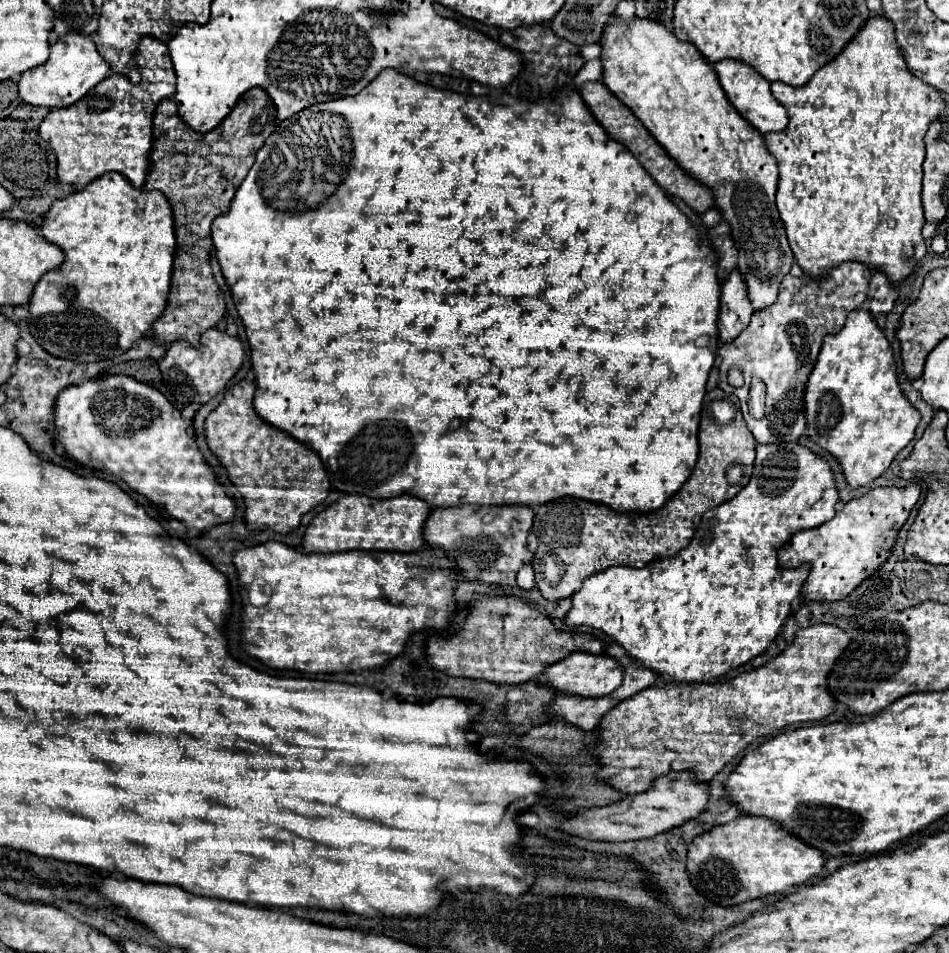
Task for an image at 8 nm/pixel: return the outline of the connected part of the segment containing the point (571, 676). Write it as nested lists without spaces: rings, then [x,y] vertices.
[[[575,651],[571,655],[567,655],[563,661],[553,663],[547,671],[547,685],[551,685],[553,689],[561,691],[561,693],[569,693],[569,695],[609,695],[613,689],[617,689],[621,685],[623,679],[623,669],[619,667],[615,657],[609,655],[589,655],[583,651]]]

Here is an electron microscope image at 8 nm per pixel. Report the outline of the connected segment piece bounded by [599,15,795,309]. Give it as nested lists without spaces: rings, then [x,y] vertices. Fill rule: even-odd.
[[[611,15],[605,23],[605,31],[599,39],[601,63],[603,63],[603,83],[621,99],[639,121],[651,131],[651,135],[677,159],[677,163],[701,183],[707,183],[715,193],[715,207],[721,211],[723,219],[731,225],[731,235],[735,247],[739,249],[739,271],[747,283],[751,305],[755,309],[769,307],[777,297],[779,281],[789,273],[795,257],[789,249],[785,227],[775,207],[777,191],[777,163],[775,157],[765,149],[763,135],[747,123],[737,109],[729,103],[725,91],[719,85],[713,65],[693,47],[693,43],[683,43],[675,33],[653,19],[621,19]]]

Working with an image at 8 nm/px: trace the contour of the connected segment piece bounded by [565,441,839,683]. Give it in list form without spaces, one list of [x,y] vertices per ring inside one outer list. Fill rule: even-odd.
[[[797,441],[757,445],[751,481],[733,499],[703,515],[689,547],[641,569],[609,567],[587,577],[583,587],[571,597],[573,607],[567,613],[565,623],[603,631],[623,645],[637,663],[661,675],[669,675],[675,683],[711,683],[729,669],[763,653],[777,637],[791,613],[793,599],[799,597],[809,575],[809,565],[781,569],[779,549],[797,531],[819,527],[833,519],[837,503],[839,493],[835,473],[827,459]]]

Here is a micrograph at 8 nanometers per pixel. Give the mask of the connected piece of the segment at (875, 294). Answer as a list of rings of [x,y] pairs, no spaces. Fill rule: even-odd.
[[[875,271],[869,283],[869,305],[867,309],[871,311],[871,315],[879,315],[879,313],[889,313],[895,305],[899,297],[897,287],[887,279],[887,275],[883,271]]]

